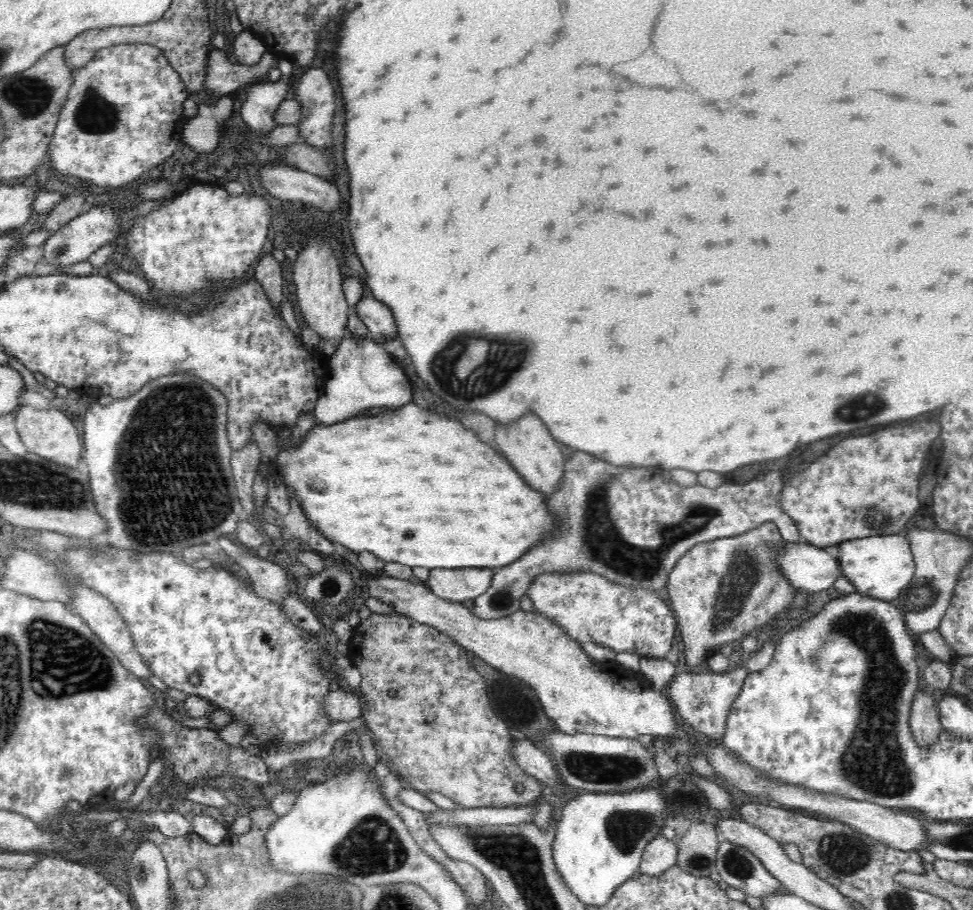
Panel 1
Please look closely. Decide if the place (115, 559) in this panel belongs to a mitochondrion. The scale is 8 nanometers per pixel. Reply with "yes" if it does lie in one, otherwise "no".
yes

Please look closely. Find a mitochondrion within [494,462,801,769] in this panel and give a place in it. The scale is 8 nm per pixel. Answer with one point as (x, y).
(607, 548)

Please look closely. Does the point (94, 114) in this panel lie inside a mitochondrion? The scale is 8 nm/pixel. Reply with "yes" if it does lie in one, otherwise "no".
yes

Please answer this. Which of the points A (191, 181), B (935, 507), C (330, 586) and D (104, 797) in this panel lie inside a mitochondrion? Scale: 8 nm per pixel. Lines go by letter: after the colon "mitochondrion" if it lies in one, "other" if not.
A: other
B: other
C: mitochondrion
D: other

